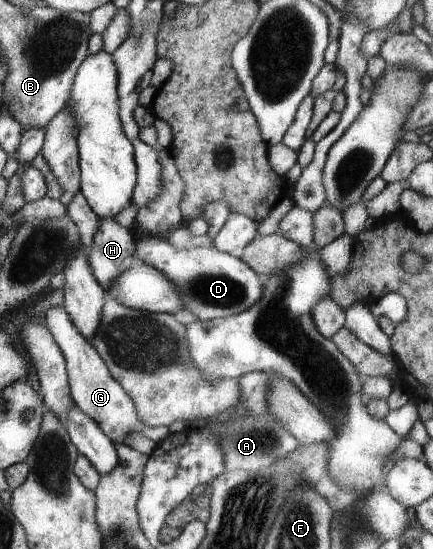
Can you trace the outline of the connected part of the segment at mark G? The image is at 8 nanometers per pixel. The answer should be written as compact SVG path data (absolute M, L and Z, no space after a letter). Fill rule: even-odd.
M63 307L46 309L44 311L44 323L46 323L46 329L52 335L54 343L60 349L60 353L64 356L69 394L73 403L78 406L82 413L86 413L92 421L98 423L100 431L112 443L120 443L120 445L126 446L124 439L126 439L126 435L132 435L132 433L140 433L142 437L146 437L146 439L155 443L168 435L169 430L164 425L154 427L142 425L138 415L136 415L132 399L126 395L126 392L110 375L104 361L100 359L92 344L80 335L80 331L76 331L72 319L68 319L68 313L64 311Z

